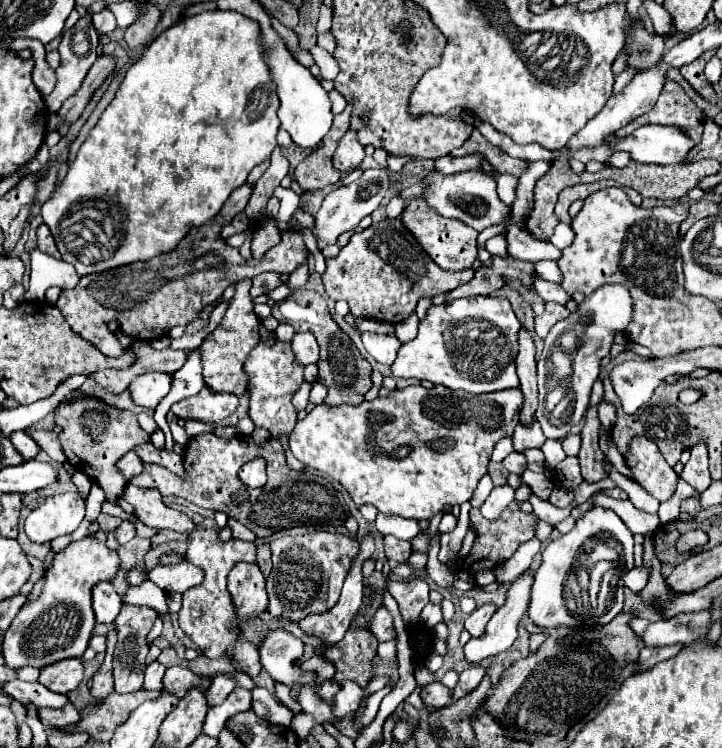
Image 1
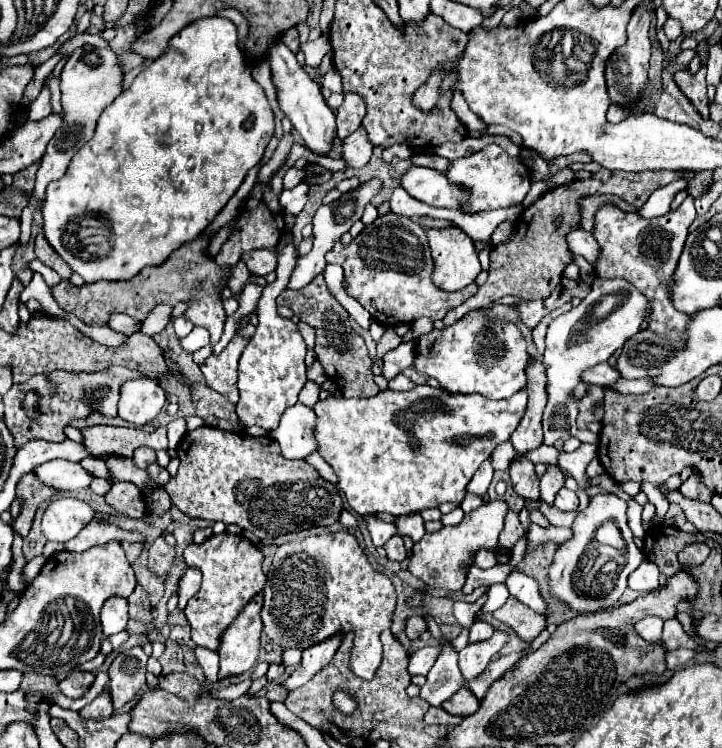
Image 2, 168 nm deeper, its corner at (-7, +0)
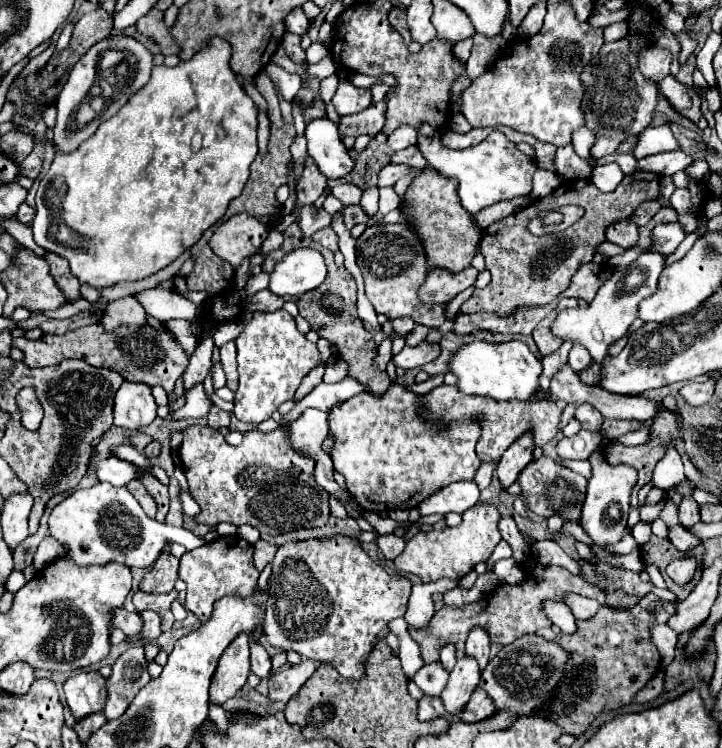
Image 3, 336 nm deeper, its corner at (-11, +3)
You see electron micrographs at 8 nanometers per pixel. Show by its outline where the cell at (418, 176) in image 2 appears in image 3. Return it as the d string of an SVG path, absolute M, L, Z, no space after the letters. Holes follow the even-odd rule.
M386 165L378 175L378 187L392 187L400 177L416 179L422 173L422 169L414 169L408 165Z

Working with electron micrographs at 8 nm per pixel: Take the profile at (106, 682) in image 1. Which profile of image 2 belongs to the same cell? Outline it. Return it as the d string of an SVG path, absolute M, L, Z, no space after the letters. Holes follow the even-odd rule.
M104 690L94 702L86 704L82 710L80 710L80 718L84 720L104 720L108 716L112 716L114 708L112 708L112 700L108 698L108 692Z

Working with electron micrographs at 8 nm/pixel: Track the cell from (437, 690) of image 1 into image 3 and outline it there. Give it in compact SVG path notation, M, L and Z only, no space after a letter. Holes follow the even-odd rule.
M476 687L468 705L460 711L458 717L464 723L476 723L476 721L482 721L482 719L490 717L494 711L496 711L496 707L494 707L492 699L480 687Z

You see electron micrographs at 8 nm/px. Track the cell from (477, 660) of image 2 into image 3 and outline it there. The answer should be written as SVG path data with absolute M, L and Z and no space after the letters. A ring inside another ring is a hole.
M468 655L458 659L456 667L450 673L448 687L442 693L444 707L450 715L458 715L462 711L472 691L478 687L478 681L480 681L480 667L476 665L476 661L472 661L472 657Z

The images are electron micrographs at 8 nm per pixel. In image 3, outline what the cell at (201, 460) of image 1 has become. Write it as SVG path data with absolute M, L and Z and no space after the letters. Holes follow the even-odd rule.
M192 425L184 429L184 441L178 451L188 479L188 491L200 505L196 523L216 527L218 523L252 525L262 535L282 535L302 527L322 527L330 517L330 495L314 479L314 459L296 453L284 431L244 433L244 441L232 447L218 429Z

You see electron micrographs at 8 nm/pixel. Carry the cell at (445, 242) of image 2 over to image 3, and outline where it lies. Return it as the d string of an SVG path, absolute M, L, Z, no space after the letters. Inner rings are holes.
M466 267L460 273L448 273L448 269L430 269L424 285L420 287L420 299L424 303L448 303L478 277L478 269Z

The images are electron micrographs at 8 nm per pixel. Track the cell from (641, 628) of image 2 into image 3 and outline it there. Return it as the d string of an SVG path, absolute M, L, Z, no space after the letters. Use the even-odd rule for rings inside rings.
M652 625L652 643L662 655L662 667L668 667L674 659L678 635L668 625Z

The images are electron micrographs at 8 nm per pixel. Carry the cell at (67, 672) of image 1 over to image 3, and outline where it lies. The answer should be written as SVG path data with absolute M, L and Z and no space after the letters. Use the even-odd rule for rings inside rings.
M98 671L72 675L64 683L66 701L72 709L72 715L78 719L104 709L106 701L106 679Z

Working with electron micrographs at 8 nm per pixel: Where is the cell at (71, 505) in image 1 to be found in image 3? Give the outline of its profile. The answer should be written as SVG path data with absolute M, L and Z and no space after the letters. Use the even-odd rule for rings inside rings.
M98 483L96 487L90 489L76 489L72 495L68 495L62 503L58 503L52 509L48 525L50 535L56 541L68 543L70 547L68 555L76 561L76 565L118 561L128 567L150 567L160 555L166 539L172 539L184 545L186 549L196 549L204 545L202 537L192 535L184 527L172 527L146 517L140 503L132 497L132 493L126 487L118 489L108 483ZM116 515L128 515L128 517L116 517ZM132 515L136 515L138 519L136 517L132 519Z

